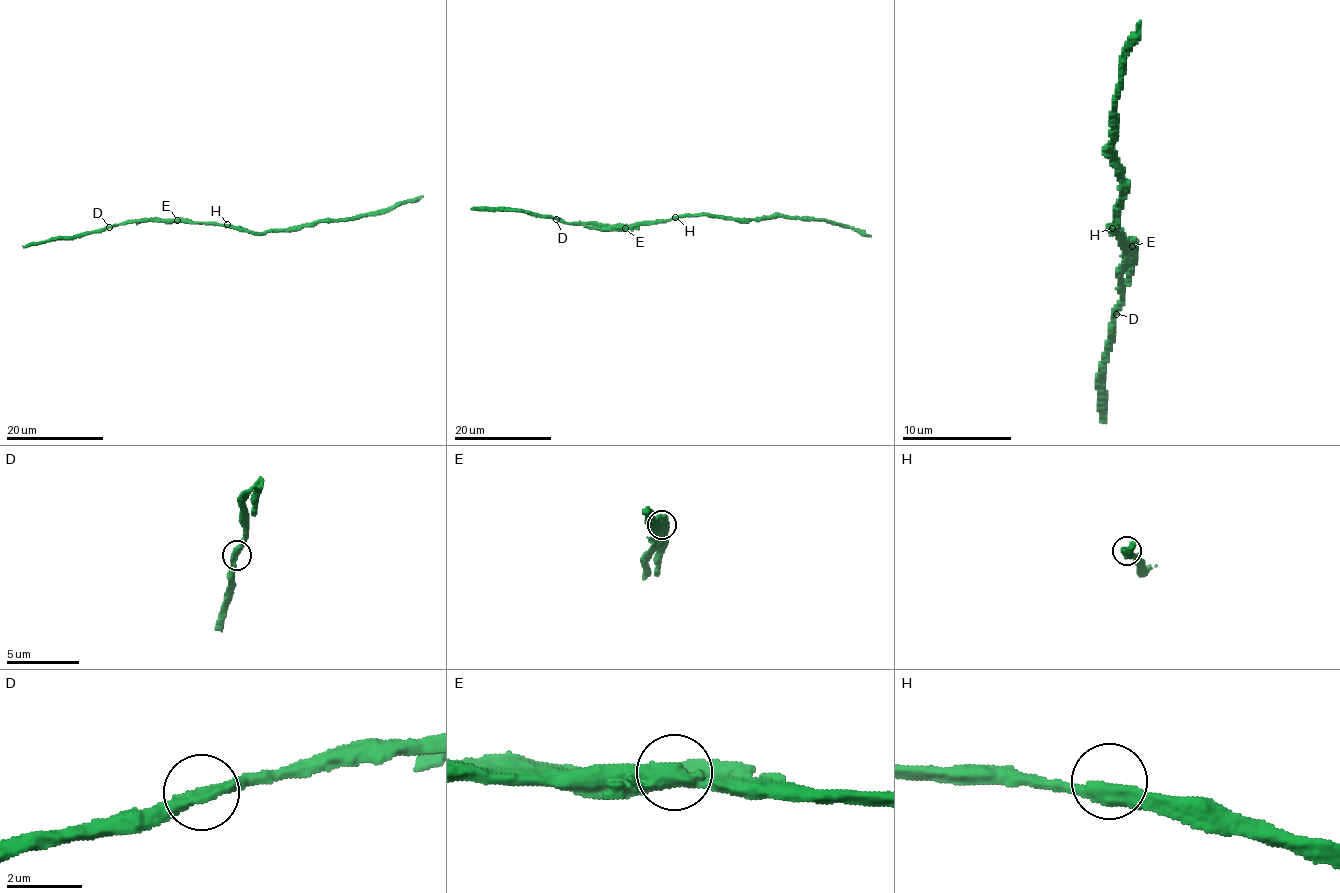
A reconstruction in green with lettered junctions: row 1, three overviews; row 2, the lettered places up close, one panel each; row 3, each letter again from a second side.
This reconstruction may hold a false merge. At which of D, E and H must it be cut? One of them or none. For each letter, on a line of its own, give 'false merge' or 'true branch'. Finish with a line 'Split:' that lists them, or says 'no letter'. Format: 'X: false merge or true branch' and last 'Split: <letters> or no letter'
D: true branch
E: false merge
H: true branch
Split: E

